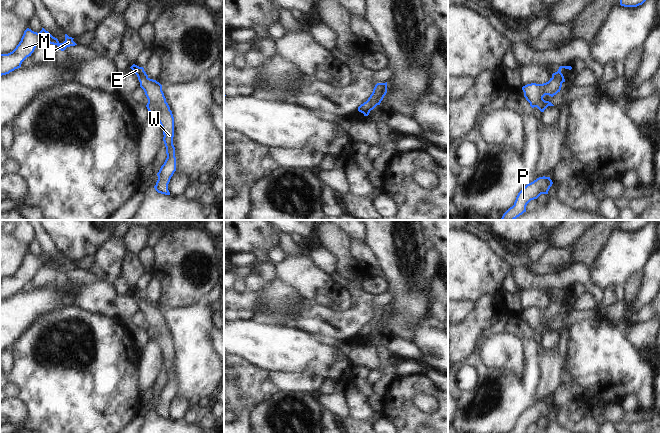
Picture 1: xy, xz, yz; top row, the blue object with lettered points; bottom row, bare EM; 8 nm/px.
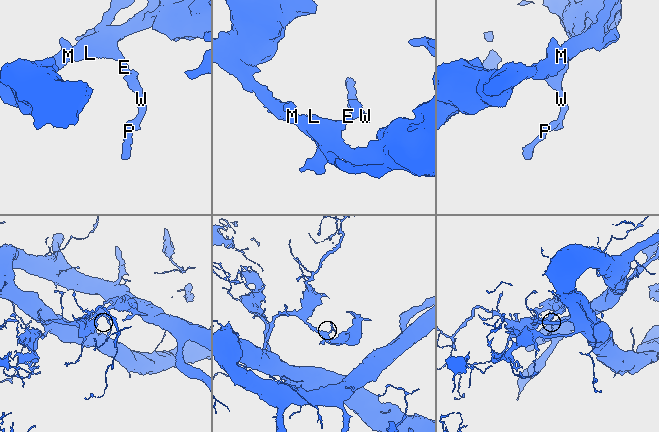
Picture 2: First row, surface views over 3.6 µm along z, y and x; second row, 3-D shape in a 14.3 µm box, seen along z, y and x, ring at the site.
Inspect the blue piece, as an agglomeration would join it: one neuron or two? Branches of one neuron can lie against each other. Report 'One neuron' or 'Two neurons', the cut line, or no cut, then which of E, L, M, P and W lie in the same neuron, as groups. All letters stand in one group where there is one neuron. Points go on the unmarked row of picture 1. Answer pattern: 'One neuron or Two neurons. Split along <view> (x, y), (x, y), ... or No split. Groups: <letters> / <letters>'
One neuron. No split. Groups: E L M P W

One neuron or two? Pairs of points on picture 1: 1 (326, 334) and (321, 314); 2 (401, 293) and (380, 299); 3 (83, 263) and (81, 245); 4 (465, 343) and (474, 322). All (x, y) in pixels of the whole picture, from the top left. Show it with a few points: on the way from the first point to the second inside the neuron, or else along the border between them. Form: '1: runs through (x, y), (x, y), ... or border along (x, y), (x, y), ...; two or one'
1: runs through (326, 329), (321, 319); one
2: border along (388, 291), (392, 299), (386, 305); two
3: border along (93, 253), (83, 256), (74, 262); two
4: runs through (465, 338), (465, 334), (472, 327); one

